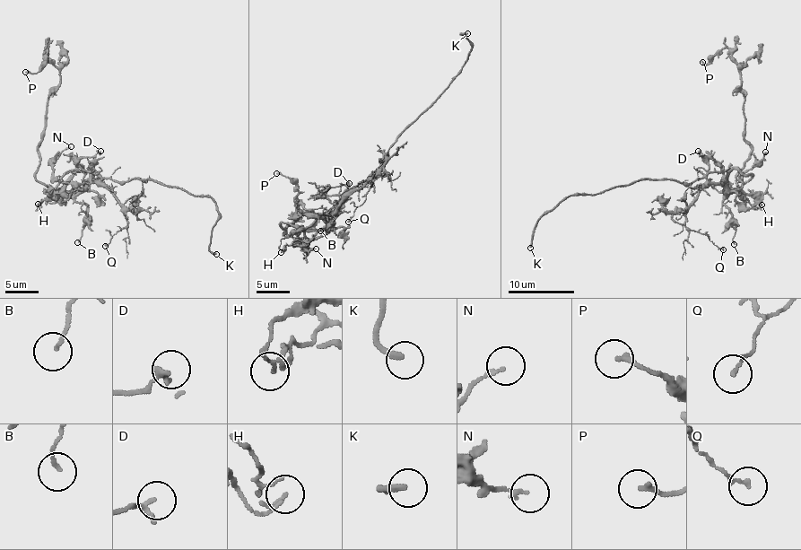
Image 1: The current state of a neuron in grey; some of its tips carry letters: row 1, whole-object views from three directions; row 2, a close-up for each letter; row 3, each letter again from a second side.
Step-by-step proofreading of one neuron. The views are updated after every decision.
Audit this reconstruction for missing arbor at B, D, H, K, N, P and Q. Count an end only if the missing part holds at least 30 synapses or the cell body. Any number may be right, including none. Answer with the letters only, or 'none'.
none

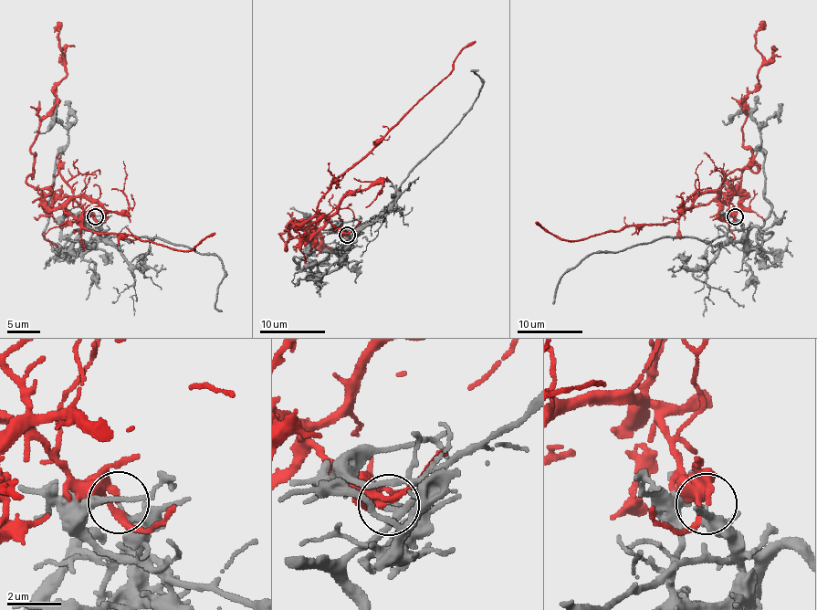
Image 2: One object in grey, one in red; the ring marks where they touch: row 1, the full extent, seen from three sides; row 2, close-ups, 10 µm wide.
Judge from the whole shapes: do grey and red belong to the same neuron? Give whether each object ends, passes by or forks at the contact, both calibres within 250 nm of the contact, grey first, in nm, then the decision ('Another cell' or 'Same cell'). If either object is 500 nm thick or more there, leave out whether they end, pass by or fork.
At the ring grey ends. At the ring red ends. Thickness 170 nm (grey) against 240 nm. Another cell

